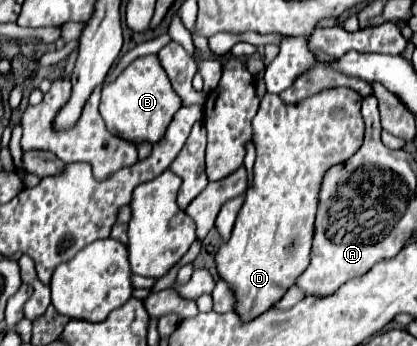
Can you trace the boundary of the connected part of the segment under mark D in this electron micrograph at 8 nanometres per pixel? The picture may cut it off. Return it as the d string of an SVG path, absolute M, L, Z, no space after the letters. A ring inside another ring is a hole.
M332 87L300 101L298 105L286 105L278 95L266 93L262 105L252 119L256 163L254 183L246 191L246 201L236 217L230 239L216 251L216 271L228 283L234 295L234 311L244 323L256 319L272 305L276 305L284 293L296 283L310 263L310 247L314 237L314 217L318 209L318 193L324 173L338 163L346 163L364 141L364 121L360 115L362 97L346 87Z

